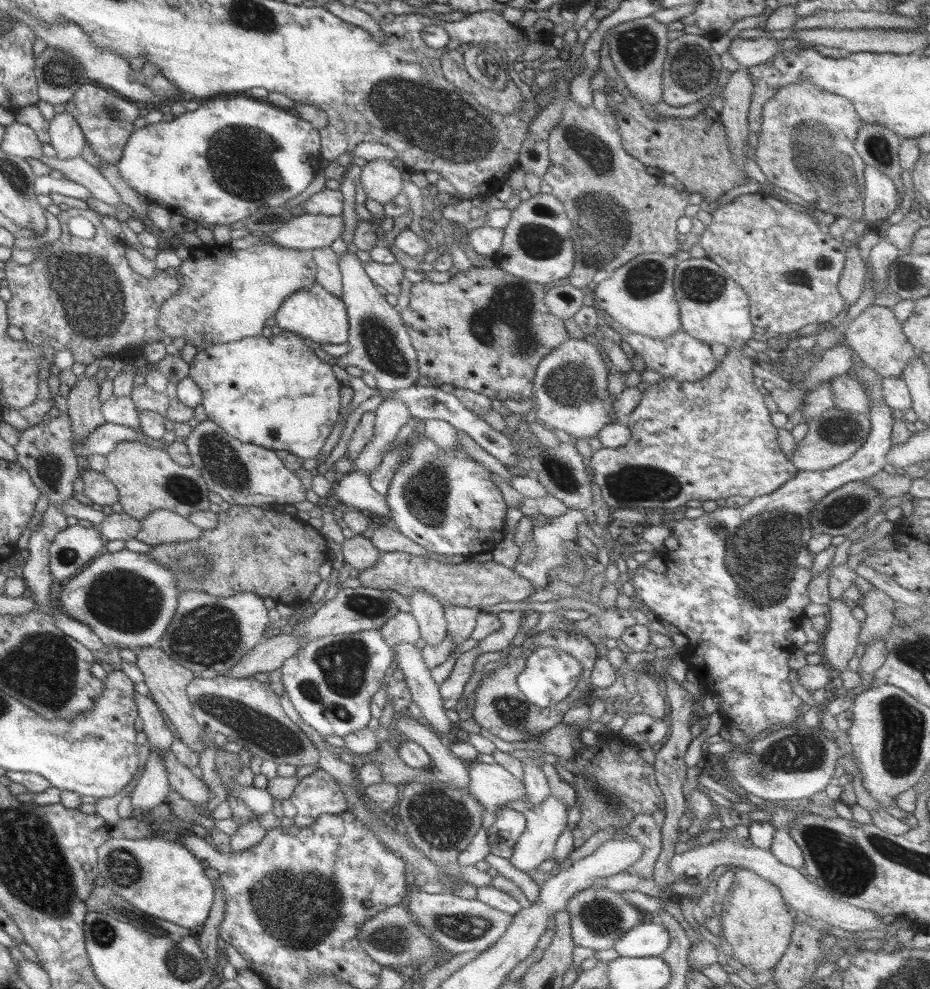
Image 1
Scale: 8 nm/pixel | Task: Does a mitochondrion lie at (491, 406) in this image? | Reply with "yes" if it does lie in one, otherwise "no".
no

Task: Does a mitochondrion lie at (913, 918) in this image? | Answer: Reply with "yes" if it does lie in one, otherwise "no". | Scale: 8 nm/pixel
no

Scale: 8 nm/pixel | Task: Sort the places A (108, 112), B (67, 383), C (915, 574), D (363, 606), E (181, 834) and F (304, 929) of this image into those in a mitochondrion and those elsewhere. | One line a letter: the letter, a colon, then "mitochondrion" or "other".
A: mitochondrion
B: other
C: other
D: mitochondrion
E: other
F: mitochondrion

